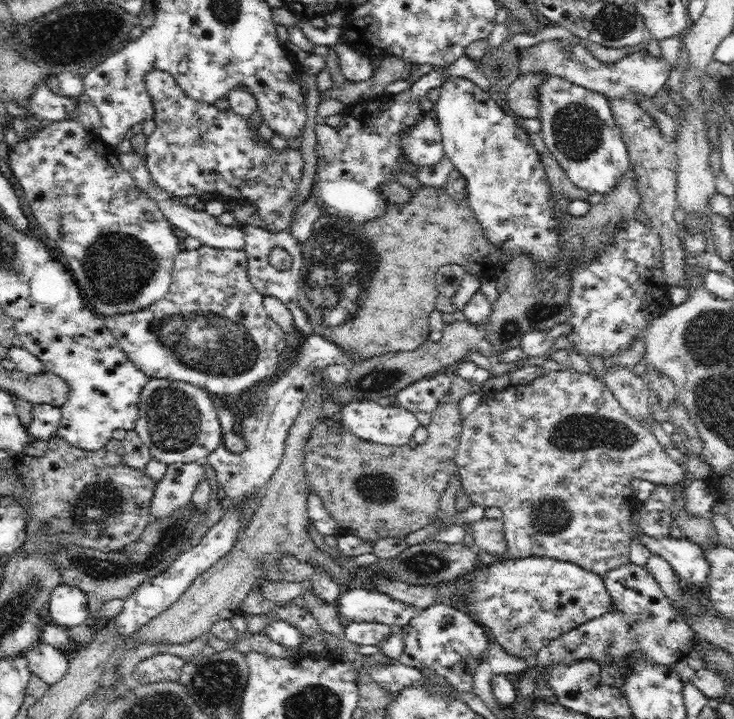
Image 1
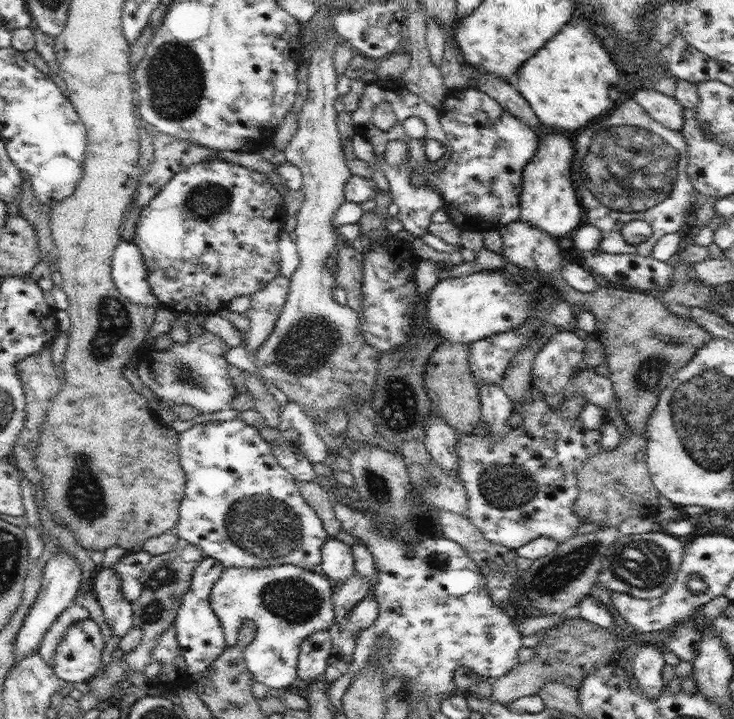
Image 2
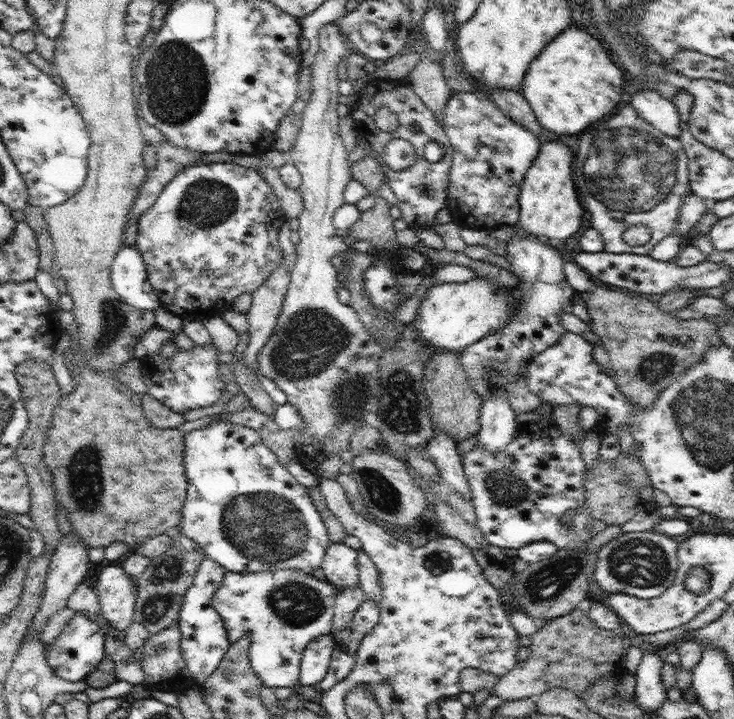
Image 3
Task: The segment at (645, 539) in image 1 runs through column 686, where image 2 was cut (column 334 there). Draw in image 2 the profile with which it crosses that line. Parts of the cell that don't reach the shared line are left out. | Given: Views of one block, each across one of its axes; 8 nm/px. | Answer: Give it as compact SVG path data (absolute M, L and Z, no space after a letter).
M329 537L321 548L318 569L335 585L354 576L357 572L351 546L336 537Z

